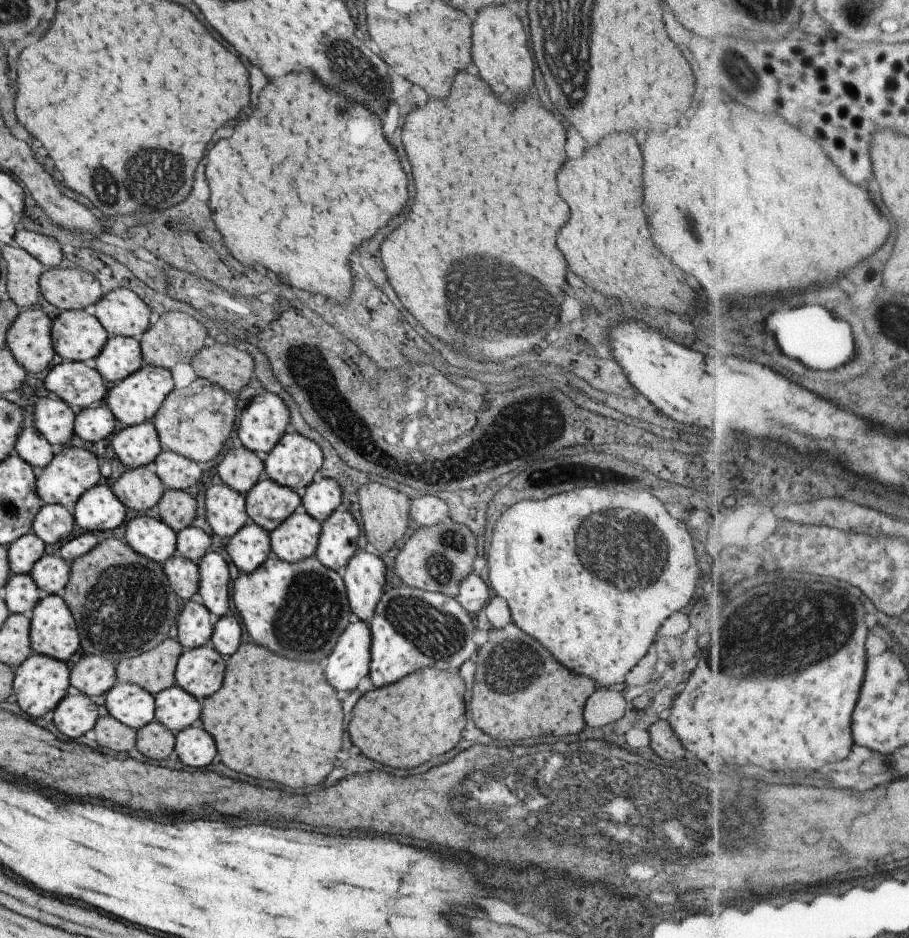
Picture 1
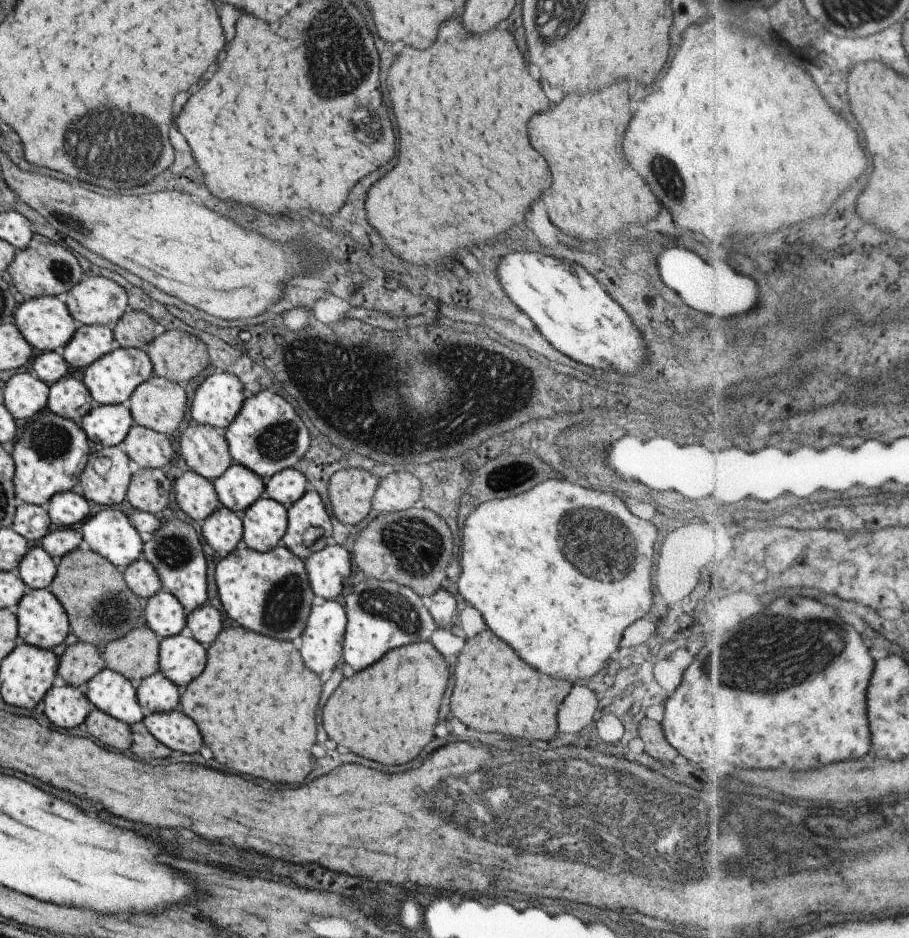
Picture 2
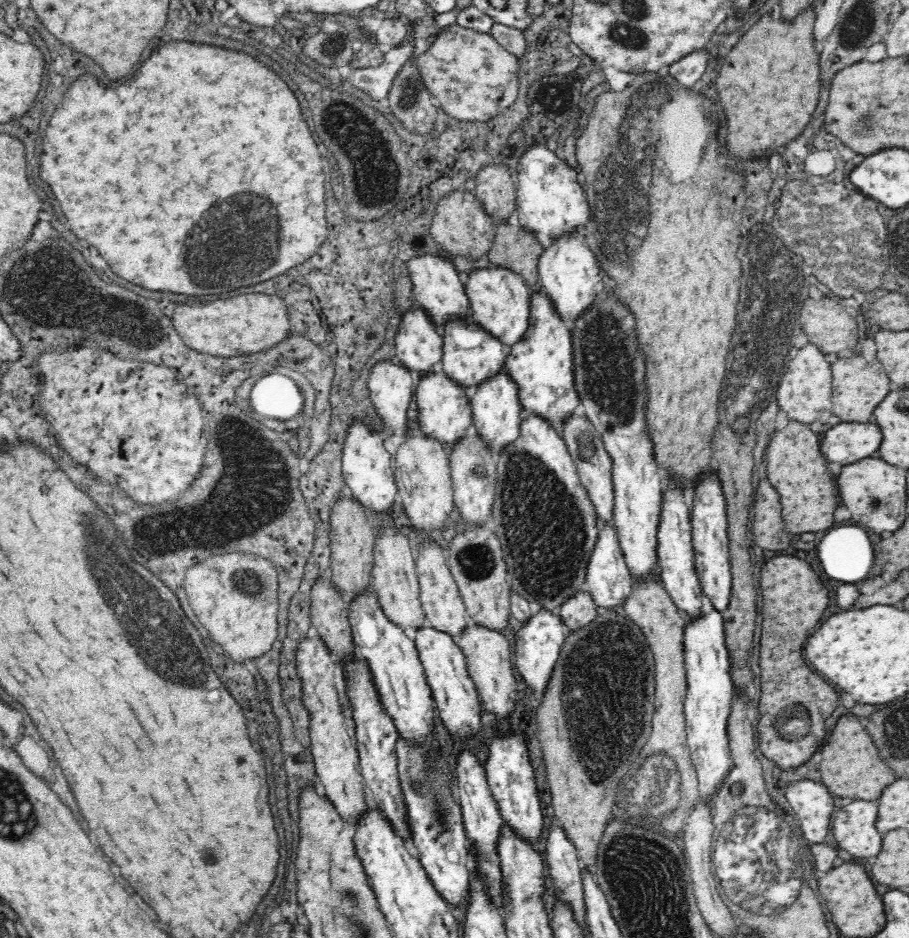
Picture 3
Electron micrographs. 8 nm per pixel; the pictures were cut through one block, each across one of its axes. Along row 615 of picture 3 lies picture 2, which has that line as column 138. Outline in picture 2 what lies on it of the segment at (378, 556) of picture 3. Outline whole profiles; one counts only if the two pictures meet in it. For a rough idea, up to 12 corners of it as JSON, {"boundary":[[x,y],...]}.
{"boundary":[[153,375],[125,404],[133,425],[170,436],[183,420],[178,383]]}

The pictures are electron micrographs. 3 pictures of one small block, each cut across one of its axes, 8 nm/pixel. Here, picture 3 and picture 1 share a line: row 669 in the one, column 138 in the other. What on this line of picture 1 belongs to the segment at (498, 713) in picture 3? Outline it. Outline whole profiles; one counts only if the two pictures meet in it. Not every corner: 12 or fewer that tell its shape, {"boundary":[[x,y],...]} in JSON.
{"boundary":[[151,467],[108,481],[125,508],[146,512],[163,490]]}

